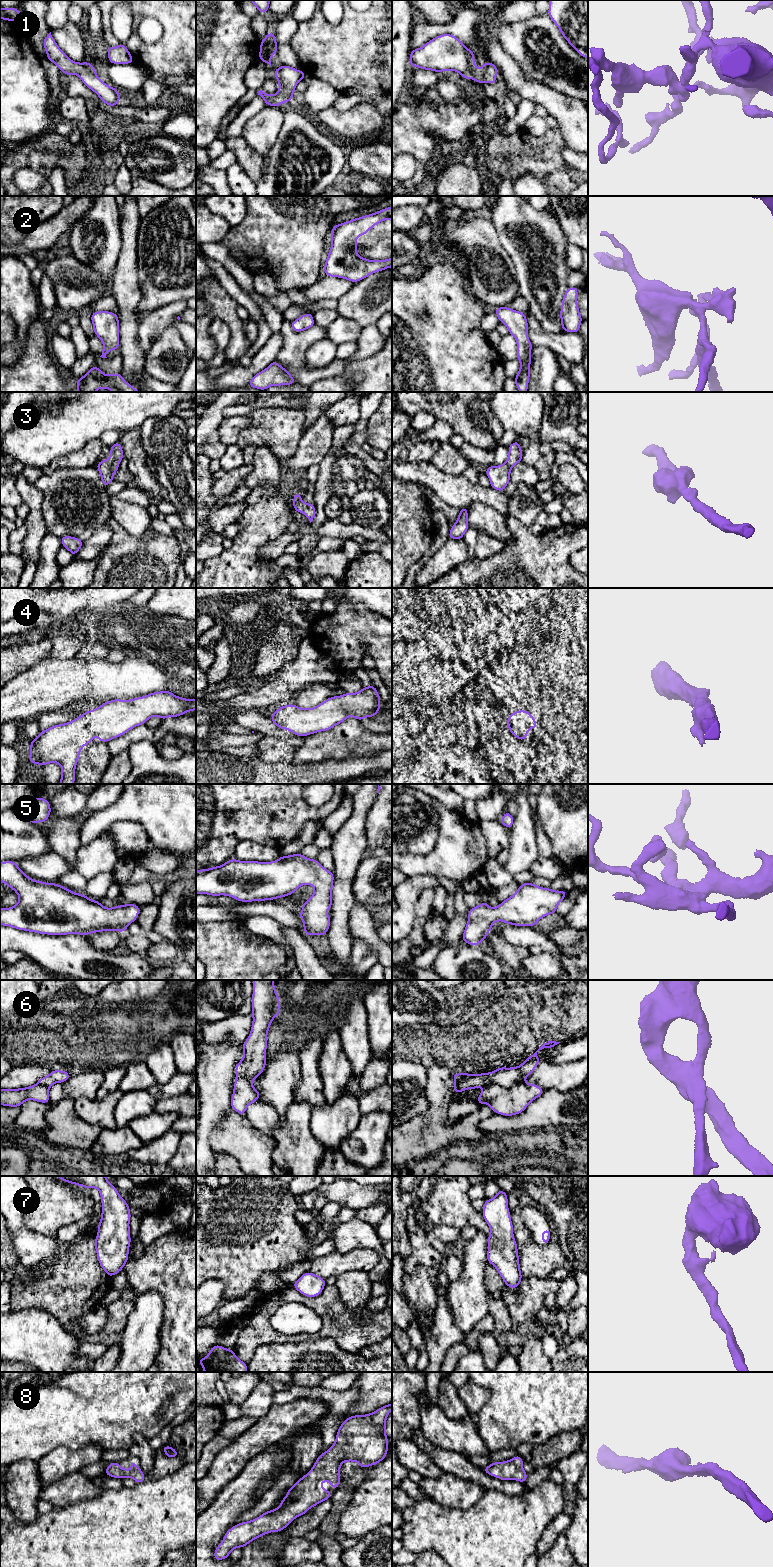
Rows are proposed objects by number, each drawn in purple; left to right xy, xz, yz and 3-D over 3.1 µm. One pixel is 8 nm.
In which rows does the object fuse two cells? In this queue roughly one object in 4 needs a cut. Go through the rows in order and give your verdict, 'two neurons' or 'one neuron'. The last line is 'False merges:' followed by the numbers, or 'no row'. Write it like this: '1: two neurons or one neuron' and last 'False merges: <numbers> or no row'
1: one neuron
2: one neuron
3: one neuron
4: one neuron
5: one neuron
6: one neuron
7: one neuron
8: one neuron
False merges: no row

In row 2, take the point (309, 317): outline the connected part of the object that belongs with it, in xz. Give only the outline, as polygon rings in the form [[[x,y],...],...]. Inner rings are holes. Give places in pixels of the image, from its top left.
[[[311,312],[300,316],[291,322],[291,328],[295,332],[302,332],[308,328],[311,328],[315,325],[313,315]]]

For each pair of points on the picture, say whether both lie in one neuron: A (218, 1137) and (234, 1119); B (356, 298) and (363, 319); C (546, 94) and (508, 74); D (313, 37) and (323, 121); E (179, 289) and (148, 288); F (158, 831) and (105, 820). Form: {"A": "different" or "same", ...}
{"A": "same", "B": "same", "C": "same", "D": "same", "E": "same", "F": "same"}

